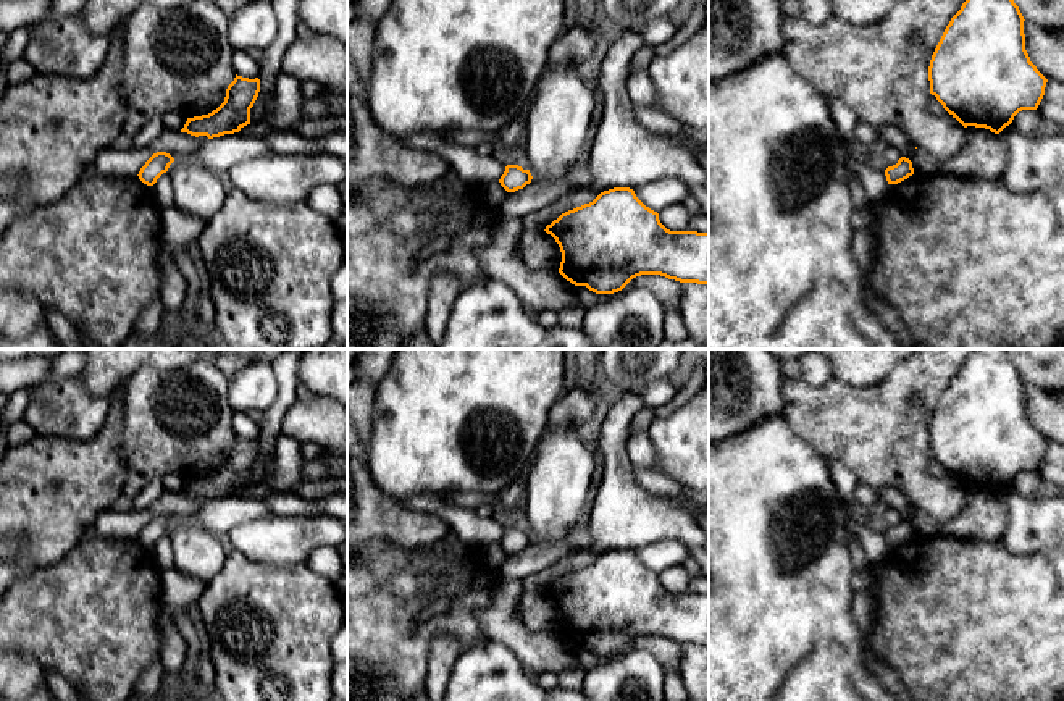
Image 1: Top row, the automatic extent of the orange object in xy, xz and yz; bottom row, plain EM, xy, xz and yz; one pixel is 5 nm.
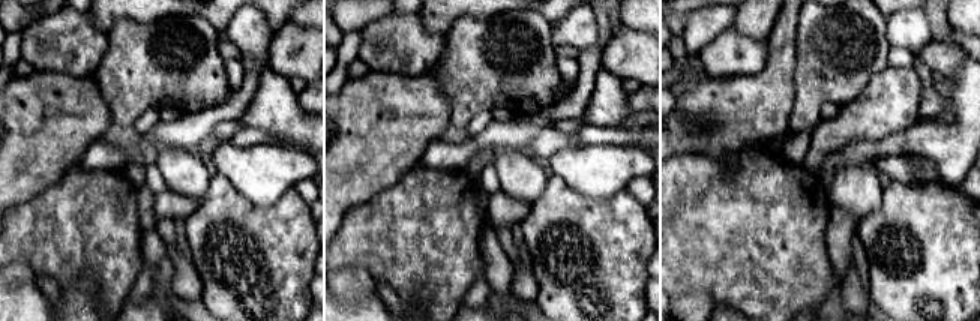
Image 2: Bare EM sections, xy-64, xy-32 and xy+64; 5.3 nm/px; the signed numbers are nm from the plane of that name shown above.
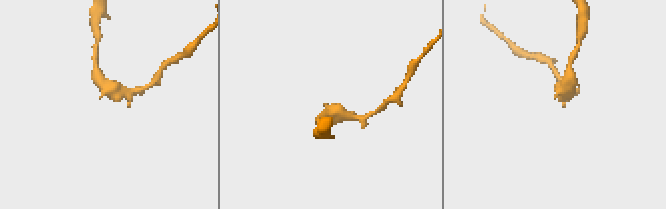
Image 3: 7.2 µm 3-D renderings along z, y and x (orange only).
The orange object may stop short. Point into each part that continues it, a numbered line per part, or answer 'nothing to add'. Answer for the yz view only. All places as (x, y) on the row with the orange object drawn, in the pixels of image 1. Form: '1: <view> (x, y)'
nothing to add

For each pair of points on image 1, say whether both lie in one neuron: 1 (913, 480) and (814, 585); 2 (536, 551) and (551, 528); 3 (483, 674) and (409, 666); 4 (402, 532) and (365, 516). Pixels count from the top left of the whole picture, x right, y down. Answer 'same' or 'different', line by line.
1: different
2: different
3: different
4: same

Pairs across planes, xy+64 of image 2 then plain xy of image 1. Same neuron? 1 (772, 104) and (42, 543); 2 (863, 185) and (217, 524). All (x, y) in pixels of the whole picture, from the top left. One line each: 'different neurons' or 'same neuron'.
1: same neuron
2: different neurons

